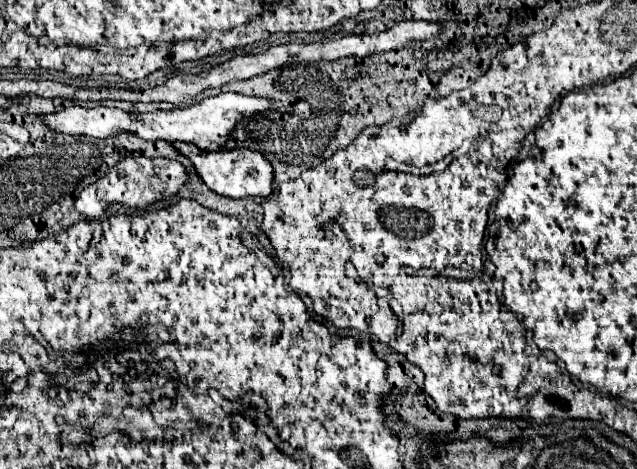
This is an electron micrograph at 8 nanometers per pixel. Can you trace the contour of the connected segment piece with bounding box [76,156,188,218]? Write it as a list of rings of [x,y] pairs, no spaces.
[[[124,158],[120,160],[106,176],[96,180],[94,184],[86,186],[76,200],[76,210],[80,214],[92,214],[92,218],[100,218],[108,206],[112,204],[126,204],[128,208],[146,208],[160,198],[174,196],[182,186],[188,184],[186,170],[180,162],[168,158]]]

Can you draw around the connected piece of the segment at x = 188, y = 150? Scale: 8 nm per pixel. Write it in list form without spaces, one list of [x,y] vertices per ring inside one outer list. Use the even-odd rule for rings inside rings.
[[[174,142],[174,148],[180,150],[180,154],[186,156],[194,164],[196,174],[202,178],[202,182],[220,196],[246,198],[246,196],[270,196],[272,194],[272,180],[274,180],[272,166],[260,152],[252,152],[248,148],[200,152],[192,148],[192,144],[188,142]]]

